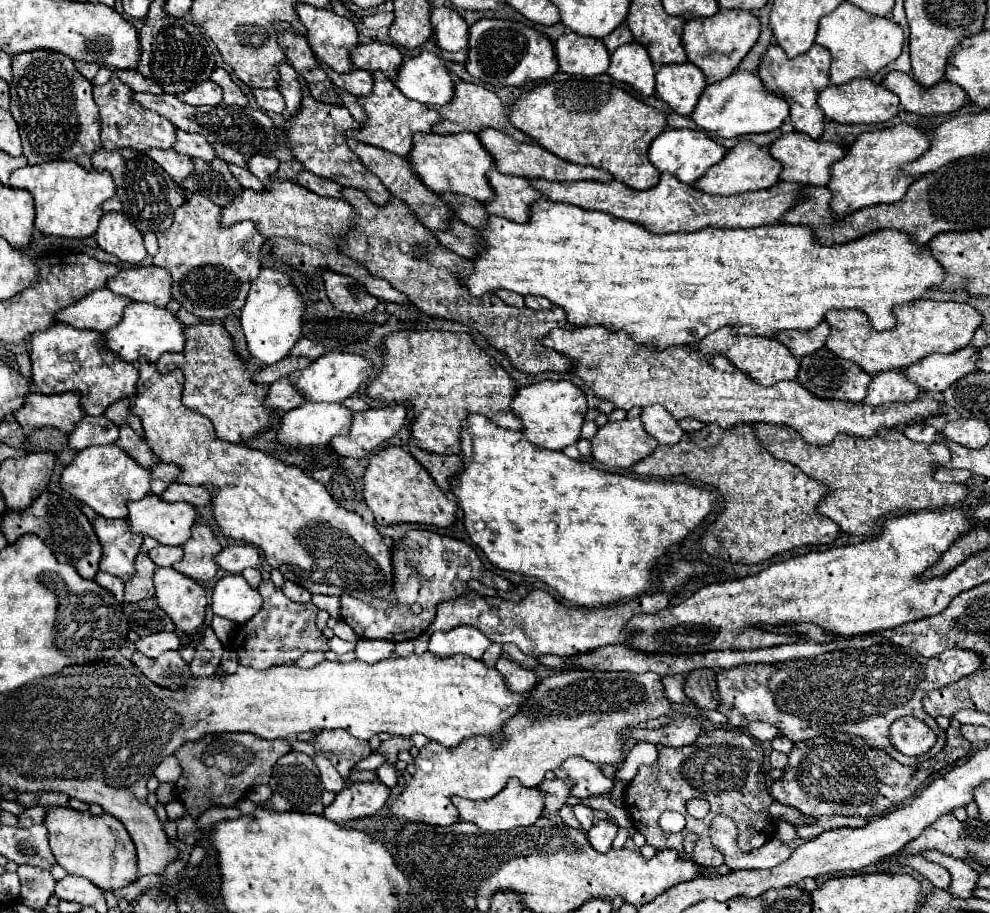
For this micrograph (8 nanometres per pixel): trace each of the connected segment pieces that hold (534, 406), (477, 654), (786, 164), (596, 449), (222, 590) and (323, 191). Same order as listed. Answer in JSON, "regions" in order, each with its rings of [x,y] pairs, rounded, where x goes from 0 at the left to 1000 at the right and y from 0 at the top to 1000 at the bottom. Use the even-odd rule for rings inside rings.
{"regions":[[[[551,416],[551,418],[524,425],[516,440],[516,449],[528,462],[526,475],[534,484],[553,493],[569,493],[585,482],[589,458],[593,451],[593,438],[579,418]]],[[[464,686],[454,692],[441,692],[433,701],[433,714],[449,721],[460,716],[472,716],[480,723],[486,723],[488,714],[494,710],[496,701],[482,688]]],[[[799,145],[799,147],[791,147],[789,151],[785,151],[779,158],[777,169],[791,180],[791,188],[787,191],[791,199],[805,199],[813,204],[835,204],[839,195],[837,191],[839,180],[849,175],[854,171],[854,164],[841,156],[825,156],[809,145]]],[[[645,458],[613,462],[597,482],[597,499],[607,508],[623,513],[637,513],[662,491],[664,482],[652,475]]],[[[243,629],[225,631],[217,640],[213,666],[219,675],[225,675],[237,683],[247,683],[264,668],[264,664],[264,651],[254,644]]],[[[304,186],[300,191],[300,202],[322,212],[322,215],[330,215],[330,217],[342,217],[344,215],[344,204],[336,197],[326,197],[324,193],[318,193],[310,186]]]]}

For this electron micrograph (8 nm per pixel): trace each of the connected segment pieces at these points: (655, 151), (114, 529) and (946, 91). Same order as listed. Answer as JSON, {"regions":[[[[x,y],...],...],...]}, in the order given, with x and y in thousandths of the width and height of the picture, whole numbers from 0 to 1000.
{"regions":[[[[682,140],[670,142],[658,156],[656,169],[654,169],[656,177],[666,188],[676,188],[676,191],[680,191],[684,197],[688,197],[692,202],[704,199],[718,182],[728,177],[730,171],[732,171],[732,162],[728,158],[724,158],[722,153],[714,151],[712,145],[706,145],[706,142],[682,142]]],[[[98,565],[94,570],[94,578],[104,598],[102,627],[130,635],[136,629],[136,611],[140,607],[144,589],[140,585],[134,585],[126,570],[110,570]]],[[[898,79],[896,85],[892,88],[892,94],[908,105],[910,116],[914,120],[930,127],[959,125],[969,120],[977,112],[975,99],[957,88],[951,88],[948,92],[934,96],[920,88],[918,81]]]]}

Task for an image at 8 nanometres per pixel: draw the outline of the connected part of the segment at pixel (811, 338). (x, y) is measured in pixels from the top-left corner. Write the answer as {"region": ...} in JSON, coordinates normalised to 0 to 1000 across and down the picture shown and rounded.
{"region":[[[829,353],[827,357],[823,357],[821,361],[815,361],[815,364],[795,361],[795,364],[785,364],[781,370],[787,372],[789,377],[793,377],[801,390],[809,392],[809,390],[821,388],[823,383],[831,381],[835,368],[837,368],[837,355]]]}

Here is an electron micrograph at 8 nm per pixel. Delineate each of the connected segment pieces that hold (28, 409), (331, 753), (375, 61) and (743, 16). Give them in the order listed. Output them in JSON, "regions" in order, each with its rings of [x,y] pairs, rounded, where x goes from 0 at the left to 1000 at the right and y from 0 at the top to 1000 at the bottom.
{"regions":[[[[29,429],[23,445],[13,456],[23,471],[37,471],[49,467],[70,475],[82,460],[82,456],[86,456],[86,451],[80,445],[78,429],[64,429],[52,434]]],[[[326,800],[316,808],[318,824],[326,824],[346,852],[353,852],[357,839],[375,826],[373,813],[357,808],[351,800]]],[[[363,46],[355,57],[355,68],[359,74],[365,77],[385,77],[391,85],[397,88],[401,83],[401,72],[405,72],[407,68],[407,61],[395,48]]],[[[726,11],[716,20],[700,20],[692,26],[688,48],[694,57],[696,68],[706,72],[714,85],[714,90],[726,90],[734,85],[744,70],[753,64],[753,59],[761,53],[769,35],[765,18],[755,11]]]]}

